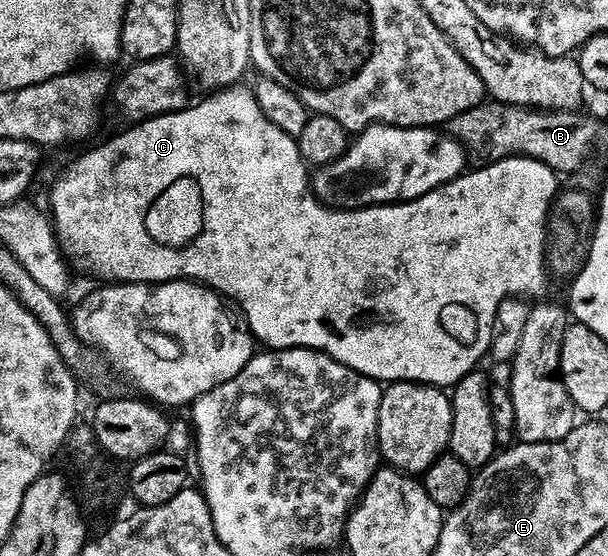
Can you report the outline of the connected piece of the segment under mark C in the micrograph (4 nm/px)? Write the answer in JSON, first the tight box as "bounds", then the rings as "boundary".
{"bounds":[50,84,560,388],"boundary":[[[235,84],[232,86],[223,86],[222,89],[216,90],[205,95],[207,98],[203,102],[195,104],[187,104],[183,110],[174,110],[171,114],[158,114],[154,118],[144,118],[141,122],[127,125],[127,130],[123,134],[118,134],[115,138],[110,138],[107,142],[102,142],[99,146],[91,148],[87,154],[82,154],[54,184],[54,191],[50,194],[50,206],[54,209],[52,213],[52,226],[56,231],[58,245],[65,257],[68,259],[69,265],[75,271],[91,270],[96,277],[102,278],[98,280],[109,280],[111,283],[119,282],[171,282],[177,278],[185,278],[187,282],[201,282],[204,286],[209,286],[211,290],[218,291],[223,299],[231,300],[240,309],[246,313],[245,325],[248,327],[251,335],[259,343],[262,342],[263,347],[270,350],[292,350],[301,348],[304,350],[318,350],[328,357],[336,359],[340,364],[344,364],[348,368],[352,368],[357,374],[363,374],[369,378],[373,378],[379,384],[389,384],[391,382],[425,382],[428,386],[437,386],[439,388],[453,387],[455,382],[459,382],[465,374],[471,373],[475,369],[474,366],[483,357],[487,357],[490,348],[490,339],[493,336],[494,314],[497,312],[497,305],[502,300],[511,296],[529,296],[528,294],[542,294],[546,290],[546,274],[548,275],[547,253],[548,253],[548,215],[552,210],[552,203],[555,201],[556,195],[559,193],[560,181],[559,175],[548,164],[544,164],[535,158],[524,158],[515,156],[513,158],[502,158],[498,162],[487,162],[479,165],[479,170],[473,168],[467,169],[465,172],[453,178],[450,182],[445,182],[442,186],[437,186],[435,190],[428,191],[427,194],[421,194],[419,198],[411,198],[409,202],[391,202],[381,206],[359,206],[357,210],[343,210],[328,206],[324,202],[318,201],[318,197],[314,195],[312,189],[312,178],[308,173],[306,161],[300,156],[296,138],[289,135],[288,132],[282,131],[272,121],[268,120],[264,112],[261,111],[260,104],[257,103],[253,89],[246,84]]]}

